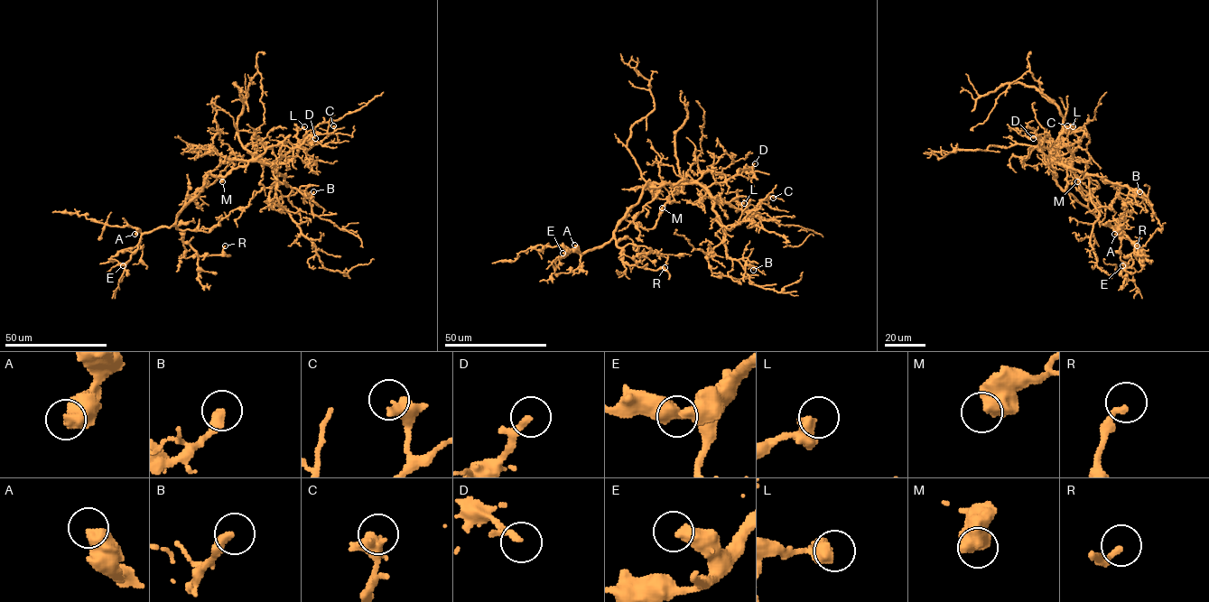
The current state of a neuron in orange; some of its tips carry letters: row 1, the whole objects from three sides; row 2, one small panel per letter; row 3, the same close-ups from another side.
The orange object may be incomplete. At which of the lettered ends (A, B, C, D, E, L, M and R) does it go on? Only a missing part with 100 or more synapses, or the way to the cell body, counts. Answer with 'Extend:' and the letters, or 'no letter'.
Extend: no letter

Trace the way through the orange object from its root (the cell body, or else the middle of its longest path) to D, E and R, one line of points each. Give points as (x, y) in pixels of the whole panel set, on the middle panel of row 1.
D: (674, 184), (686, 180), (709, 187), (726, 182), (739, 169), (748, 170), (755, 163)
E: (674, 184), (646, 186), (640, 199), (628, 210), (609, 241), (581, 253), (577, 250), (562, 253)
R: (674, 184), (646, 186), (640, 199), (628, 210), (614, 232), (625, 263), (655, 270), (664, 267)

